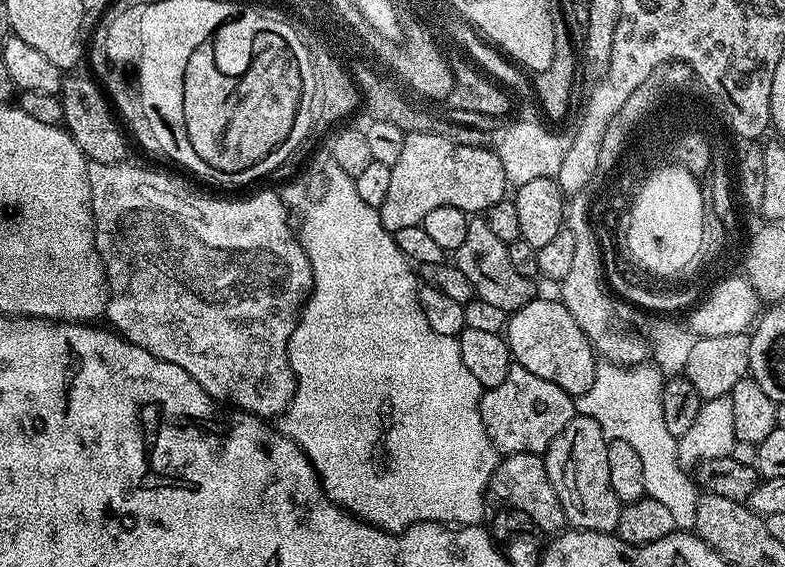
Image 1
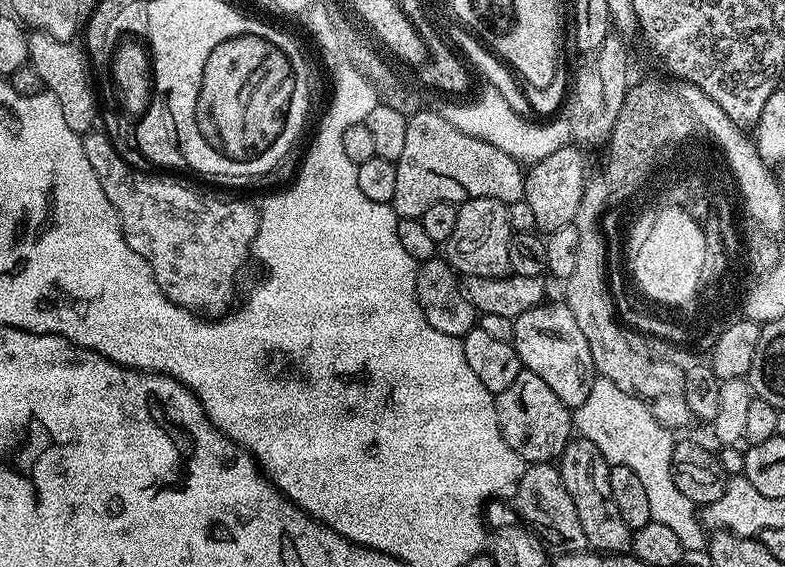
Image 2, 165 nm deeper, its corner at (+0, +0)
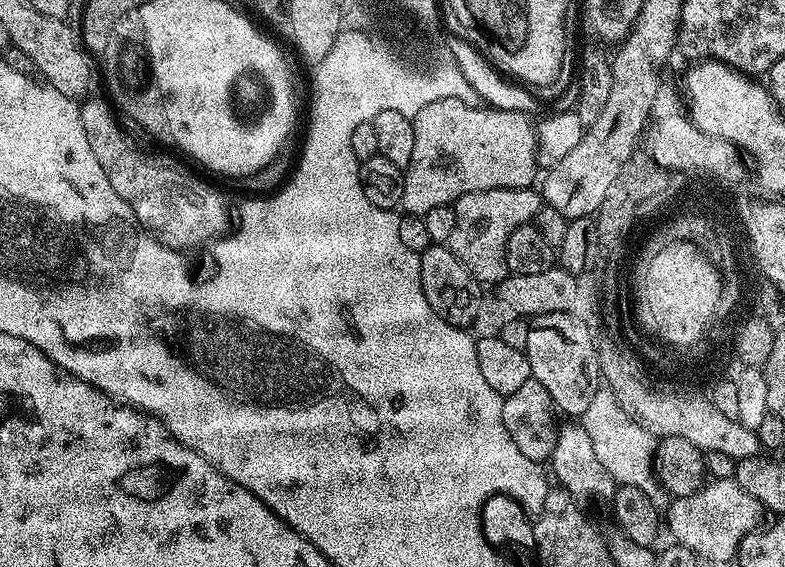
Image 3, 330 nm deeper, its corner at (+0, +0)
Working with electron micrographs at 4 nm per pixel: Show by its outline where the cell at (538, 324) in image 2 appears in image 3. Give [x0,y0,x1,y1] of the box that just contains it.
[524,312,602,418]

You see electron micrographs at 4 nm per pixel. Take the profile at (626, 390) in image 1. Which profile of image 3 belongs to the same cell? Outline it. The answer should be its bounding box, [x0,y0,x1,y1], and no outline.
[582,386,666,506]

